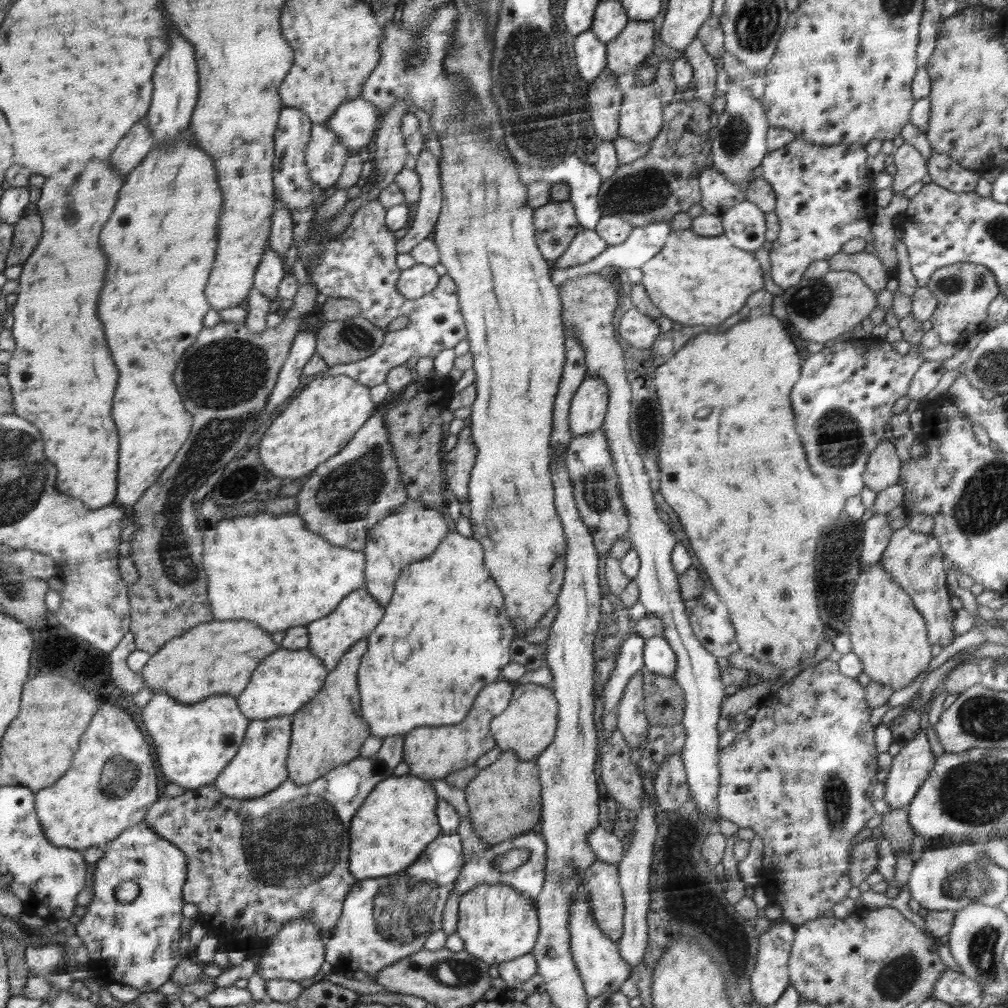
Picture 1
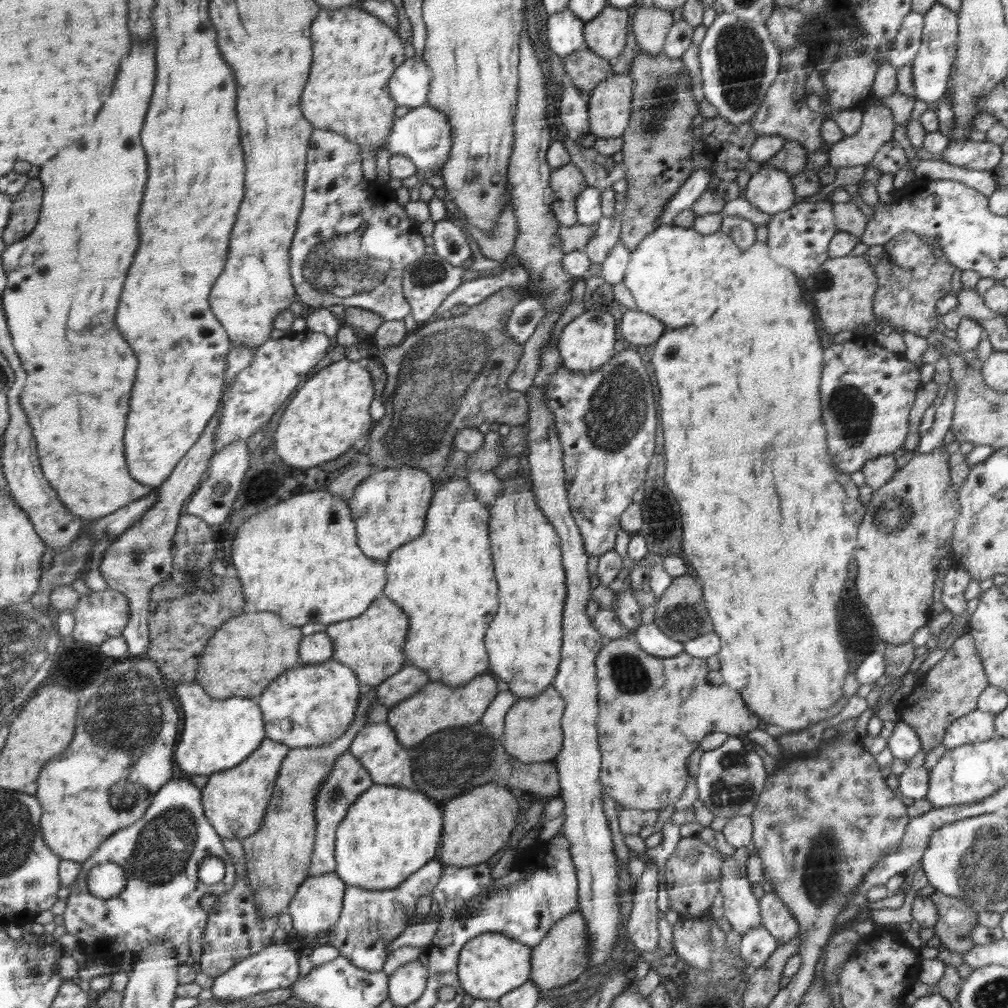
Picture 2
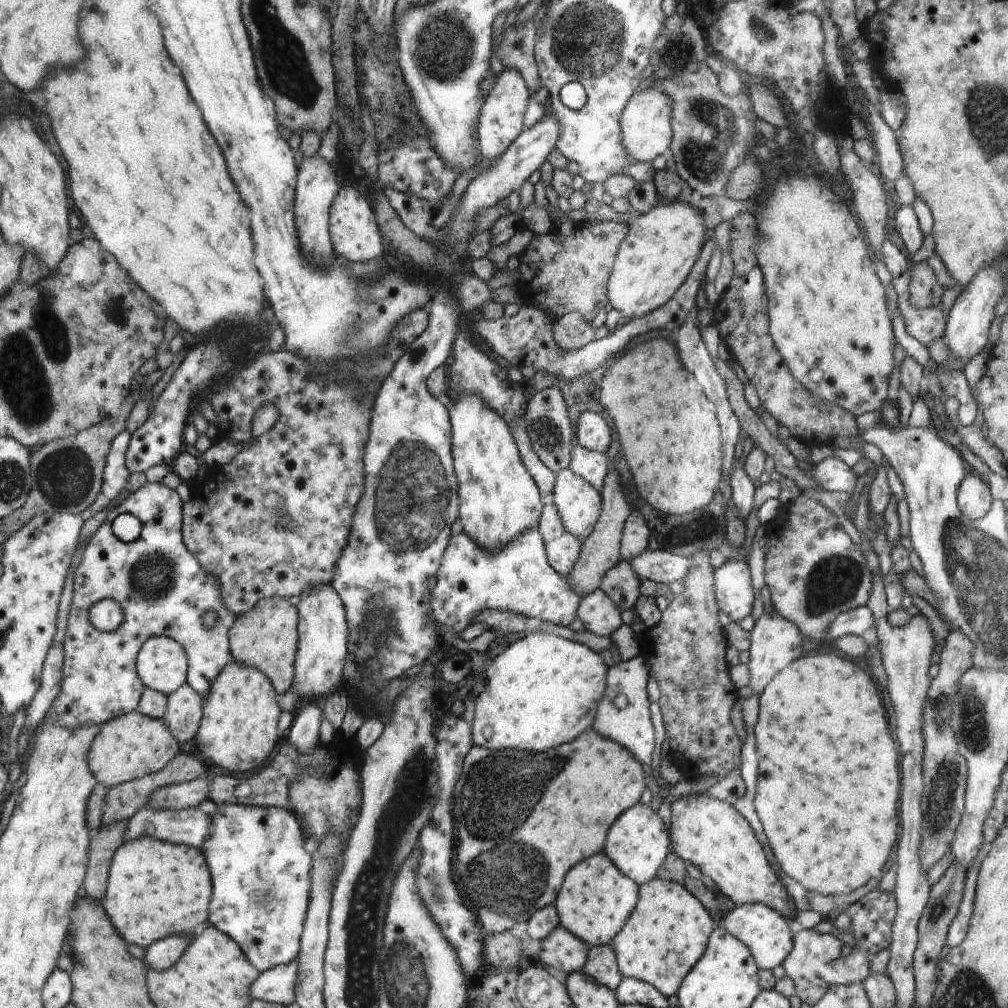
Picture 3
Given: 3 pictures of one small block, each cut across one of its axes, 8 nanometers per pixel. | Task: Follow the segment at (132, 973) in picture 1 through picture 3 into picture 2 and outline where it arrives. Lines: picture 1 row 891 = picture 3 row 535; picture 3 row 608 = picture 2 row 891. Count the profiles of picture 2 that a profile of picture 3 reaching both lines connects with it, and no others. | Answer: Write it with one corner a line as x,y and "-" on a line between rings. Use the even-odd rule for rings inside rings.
172,780
156,795
155,803
142,820
112,835
103,842
91,859
83,862
82,874
78,877
78,882
71,887
72,891
67,900
67,912
63,915
65,926
70,935
76,936
80,942
88,946
90,942
104,942
100,950
112,954
124,954
130,950
142,951
142,948
146,950
148,946
156,946
162,942
164,944
168,942
176,948
182,944
193,944
204,939
211,919
211,913
202,908
204,896
206,894
220,896
231,892
236,887
237,870
238,866
225,847
223,836
220,836
215,825
207,817
203,789
198,788
190,780
-
210,857
220,857
227,864
227,876
219,884
206,884
200,877
202,863
-
107,862
117,862
125,868
128,880
126,890
110,899
100,898
90,891
92,869

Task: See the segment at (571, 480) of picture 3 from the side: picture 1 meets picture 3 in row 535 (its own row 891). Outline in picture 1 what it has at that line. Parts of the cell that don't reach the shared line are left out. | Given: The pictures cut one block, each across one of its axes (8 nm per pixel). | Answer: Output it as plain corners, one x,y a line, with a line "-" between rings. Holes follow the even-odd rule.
588,876
584,882
575,886
572,892
570,911
571,930
571,956
572,961
578,966
579,974
583,979
583,986
590,999
603,995
606,991
618,991
622,983
631,975
631,965
620,957
619,946
605,936
597,925
596,917
593,913
591,892
587,888

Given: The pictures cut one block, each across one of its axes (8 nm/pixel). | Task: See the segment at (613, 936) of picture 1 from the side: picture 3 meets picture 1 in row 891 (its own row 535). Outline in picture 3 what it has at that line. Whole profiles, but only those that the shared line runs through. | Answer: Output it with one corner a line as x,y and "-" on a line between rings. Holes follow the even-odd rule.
611,467
602,490
603,515
600,516
599,523
595,525
595,531
583,541
582,554
579,556
575,569
568,576
572,588
576,592
580,592
582,597
599,590
602,587
603,577
622,562
622,532
628,516
631,515
628,502
624,500
622,492
620,492
621,486
618,486
618,476
618,472

